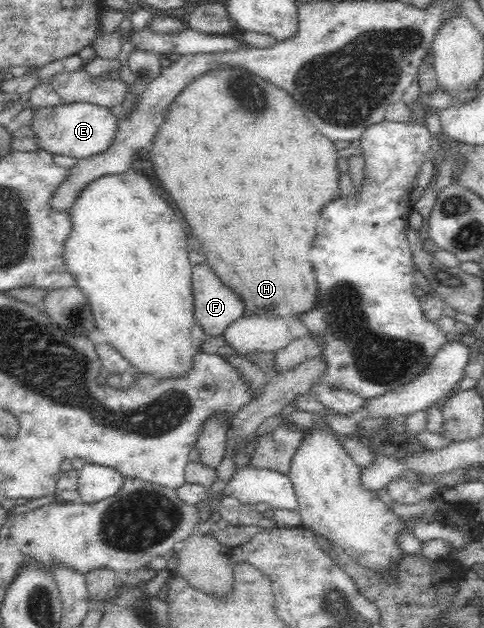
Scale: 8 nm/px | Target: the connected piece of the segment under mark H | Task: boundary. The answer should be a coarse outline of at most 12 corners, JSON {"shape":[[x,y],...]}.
{"shape":[[246,68],[188,84],[148,149],[246,309],[316,304],[339,155]]}

